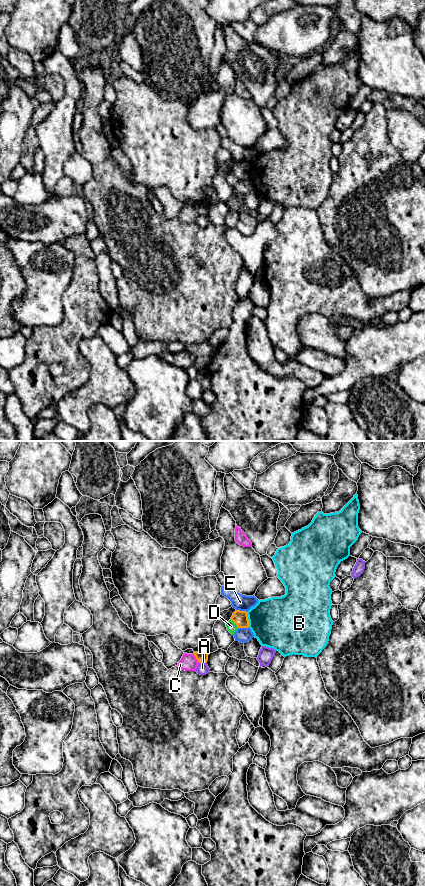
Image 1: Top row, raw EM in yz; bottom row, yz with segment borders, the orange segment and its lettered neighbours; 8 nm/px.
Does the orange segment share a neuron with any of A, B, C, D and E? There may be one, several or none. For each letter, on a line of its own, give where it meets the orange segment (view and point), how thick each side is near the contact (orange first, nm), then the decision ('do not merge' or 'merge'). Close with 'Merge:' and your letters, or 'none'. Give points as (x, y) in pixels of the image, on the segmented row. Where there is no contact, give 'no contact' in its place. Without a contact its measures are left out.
A: contact yz (203, 662); calibres 90 and 90 nm; do not merge
B: contact yz (247, 619); calibres 120 and 420 nm; do not merge
C: contact yz (196, 658); calibres 90 and 140 nm; do not merge
D: contact yz (234, 622); calibres 120 and 80 nm; do not merge
E: contact yz (241, 611); calibres 120 and 130 nm; do not merge
Merge: none

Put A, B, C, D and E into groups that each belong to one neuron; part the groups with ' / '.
A / B / C / D / E

